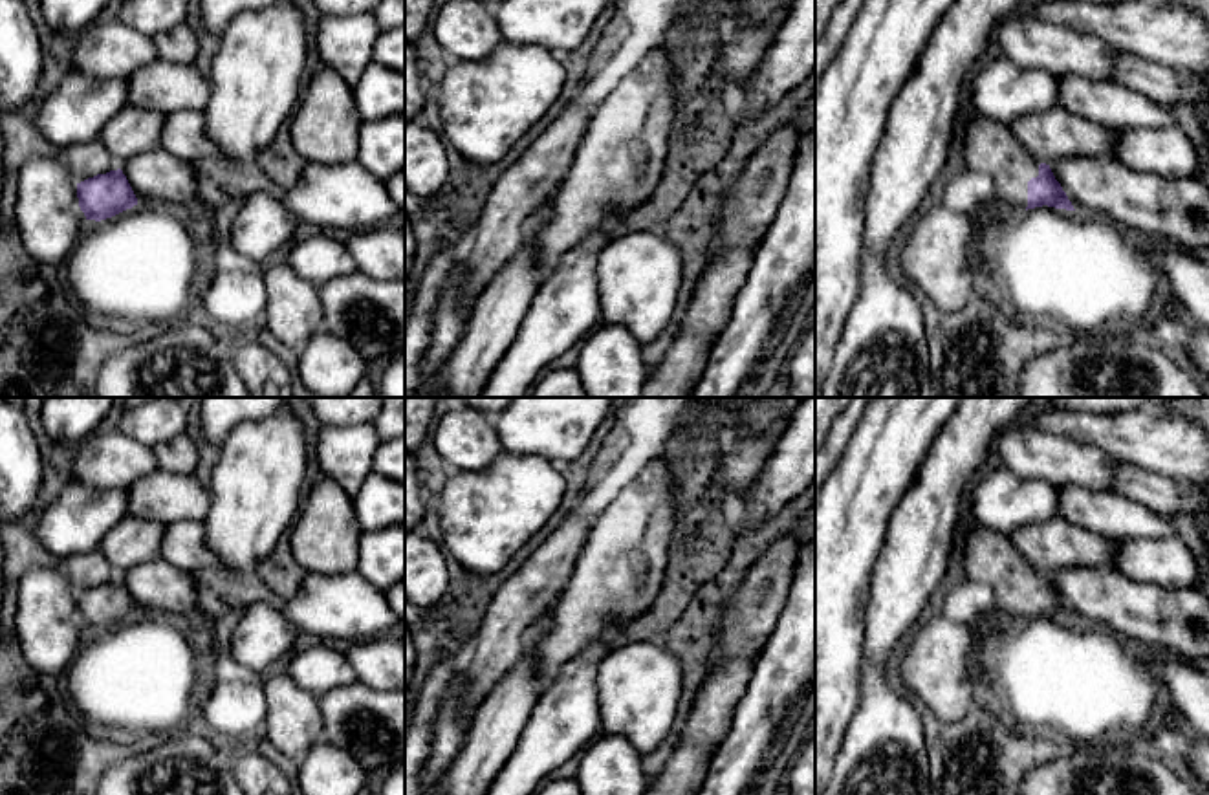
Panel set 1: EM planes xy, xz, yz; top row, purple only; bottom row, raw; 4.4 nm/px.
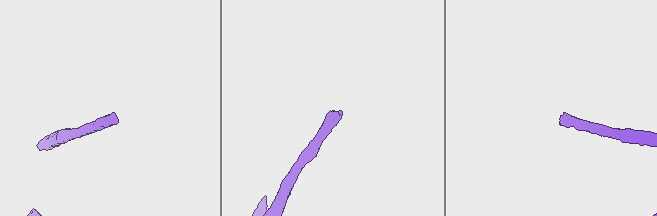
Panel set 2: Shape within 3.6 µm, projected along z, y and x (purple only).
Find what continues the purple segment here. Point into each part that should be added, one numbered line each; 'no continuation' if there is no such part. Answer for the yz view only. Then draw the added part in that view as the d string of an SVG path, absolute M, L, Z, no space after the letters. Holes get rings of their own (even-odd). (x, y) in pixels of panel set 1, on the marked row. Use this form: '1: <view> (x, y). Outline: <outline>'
1: yz (990, 147). Outline: M976 115L962 125L958 141L967 170L993 180L1000 207L1026 211L1028 181L1039 176L1040 163L1020 145L1013 132L1002 123Z

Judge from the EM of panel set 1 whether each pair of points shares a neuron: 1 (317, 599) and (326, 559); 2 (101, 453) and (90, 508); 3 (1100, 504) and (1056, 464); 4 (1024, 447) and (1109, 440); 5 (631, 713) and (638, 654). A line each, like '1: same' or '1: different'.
1: different
2: different
3: different
4: different
5: same

